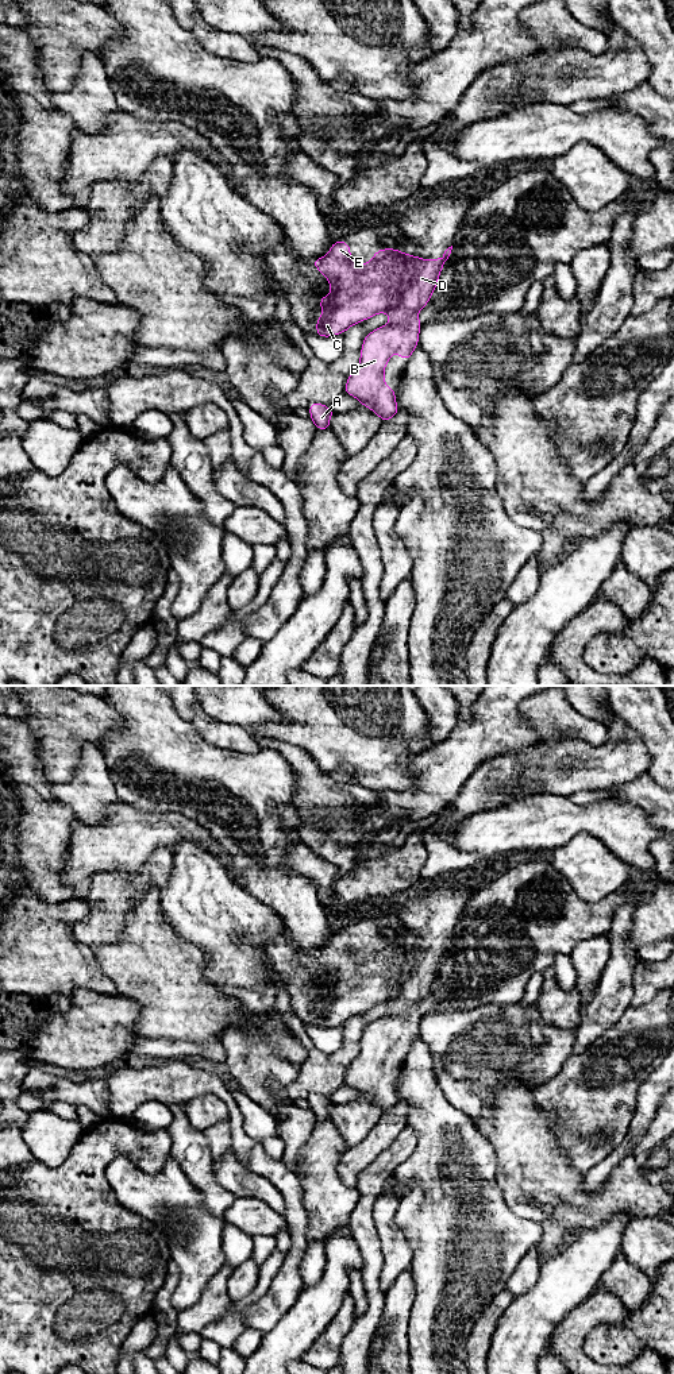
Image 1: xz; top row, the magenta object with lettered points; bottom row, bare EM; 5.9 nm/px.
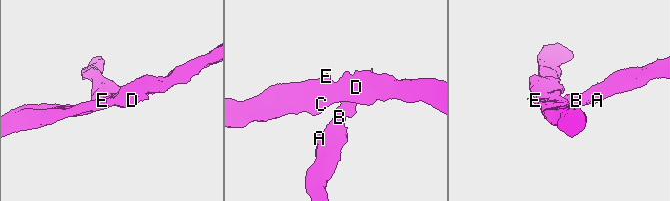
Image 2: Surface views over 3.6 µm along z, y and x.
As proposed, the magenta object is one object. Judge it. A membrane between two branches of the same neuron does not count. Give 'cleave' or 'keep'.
cleave

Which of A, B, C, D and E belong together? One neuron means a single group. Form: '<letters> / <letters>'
A B D / C E

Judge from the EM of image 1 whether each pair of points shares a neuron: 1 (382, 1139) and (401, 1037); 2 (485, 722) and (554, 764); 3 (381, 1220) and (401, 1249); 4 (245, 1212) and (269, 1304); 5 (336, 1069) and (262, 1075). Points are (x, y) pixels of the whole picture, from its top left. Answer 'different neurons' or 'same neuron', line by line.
1: different neurons
2: different neurons
3: same neuron
4: different neurons
5: different neurons

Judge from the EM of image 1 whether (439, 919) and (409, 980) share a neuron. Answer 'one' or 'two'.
one

